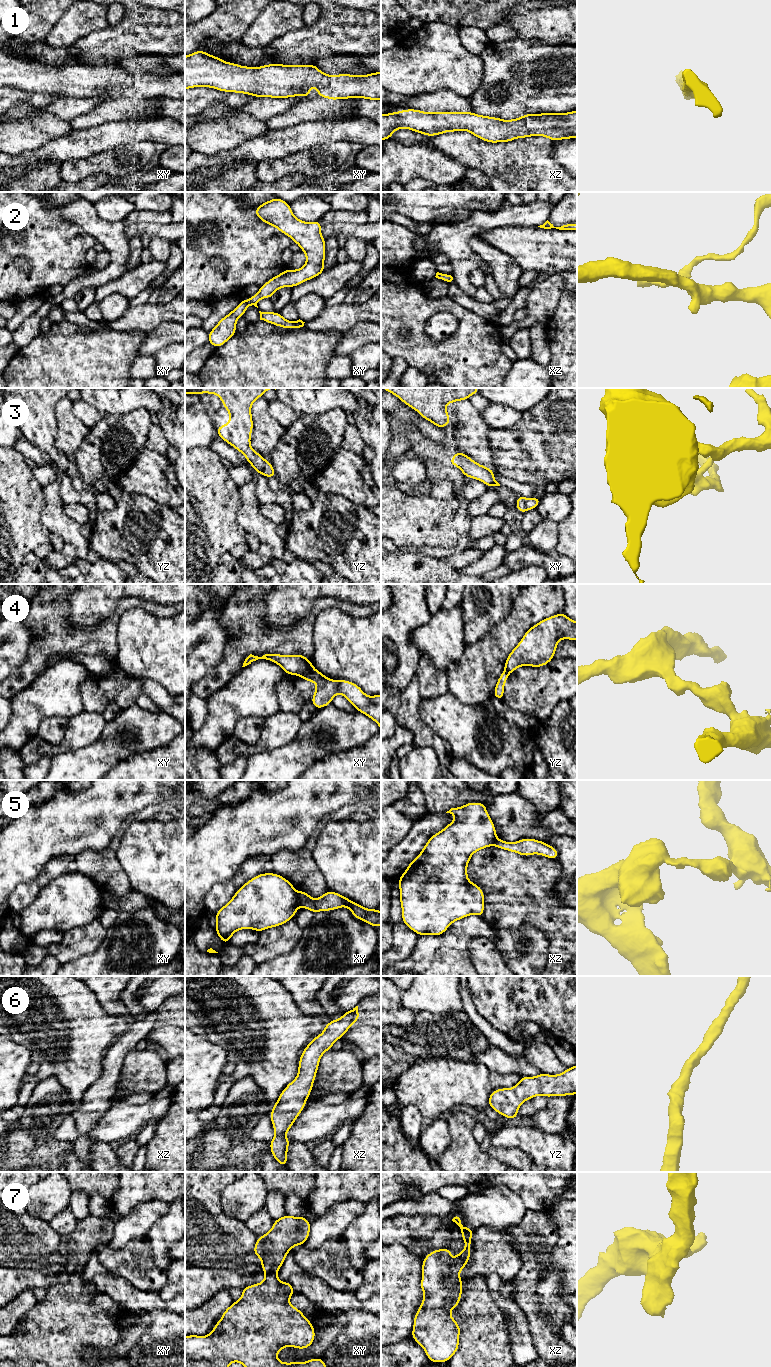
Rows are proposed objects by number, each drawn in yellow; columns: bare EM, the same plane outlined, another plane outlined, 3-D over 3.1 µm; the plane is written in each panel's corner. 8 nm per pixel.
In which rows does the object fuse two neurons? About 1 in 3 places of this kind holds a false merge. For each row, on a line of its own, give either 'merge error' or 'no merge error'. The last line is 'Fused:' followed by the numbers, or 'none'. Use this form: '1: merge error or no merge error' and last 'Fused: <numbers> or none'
1: no merge error
2: merge error
3: merge error
4: merge error
5: merge error
6: no merge error
7: merge error
Fused: 2, 3, 4, 5, 7

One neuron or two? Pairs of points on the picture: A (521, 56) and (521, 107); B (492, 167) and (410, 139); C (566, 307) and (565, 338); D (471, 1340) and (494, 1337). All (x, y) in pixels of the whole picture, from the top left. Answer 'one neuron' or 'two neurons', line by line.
A: one neuron
B: one neuron
C: one neuron
D: one neuron

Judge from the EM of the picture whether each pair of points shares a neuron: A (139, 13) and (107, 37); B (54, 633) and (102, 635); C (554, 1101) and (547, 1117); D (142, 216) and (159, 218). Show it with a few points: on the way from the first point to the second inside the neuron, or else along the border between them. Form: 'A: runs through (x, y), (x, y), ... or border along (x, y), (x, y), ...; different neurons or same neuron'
A: runs through (131, 21), (115, 37); same neuron
B: runs through (66, 636), (90, 636); same neuron
C: runs through (554, 1105), (554, 1110), (551, 1113); same neuron
D: runs through (146, 216), (155, 217); same neuron

